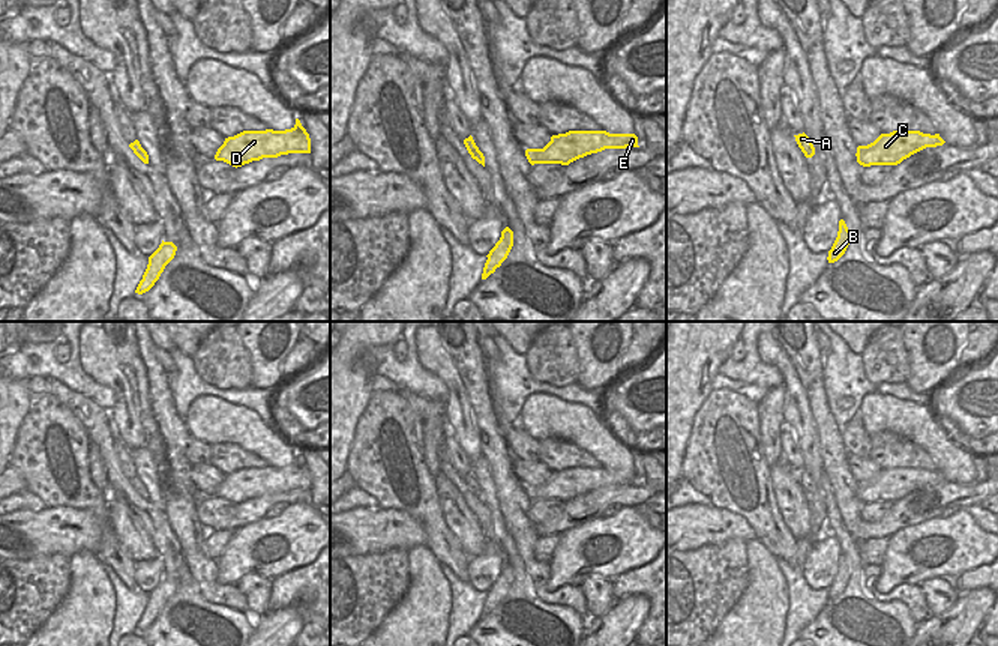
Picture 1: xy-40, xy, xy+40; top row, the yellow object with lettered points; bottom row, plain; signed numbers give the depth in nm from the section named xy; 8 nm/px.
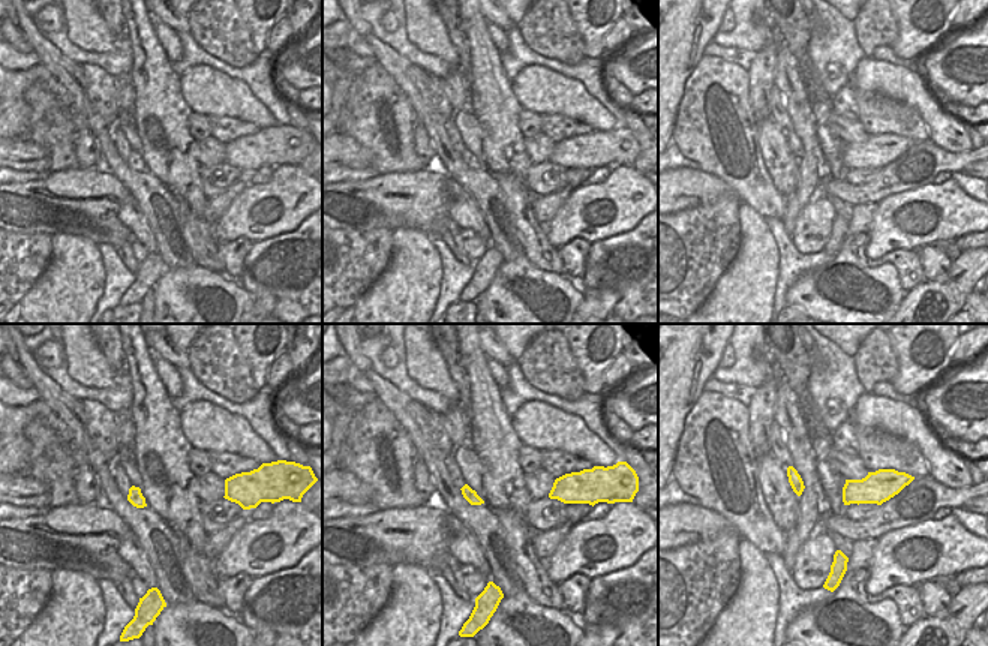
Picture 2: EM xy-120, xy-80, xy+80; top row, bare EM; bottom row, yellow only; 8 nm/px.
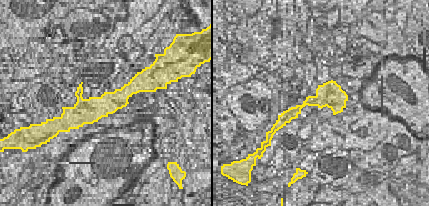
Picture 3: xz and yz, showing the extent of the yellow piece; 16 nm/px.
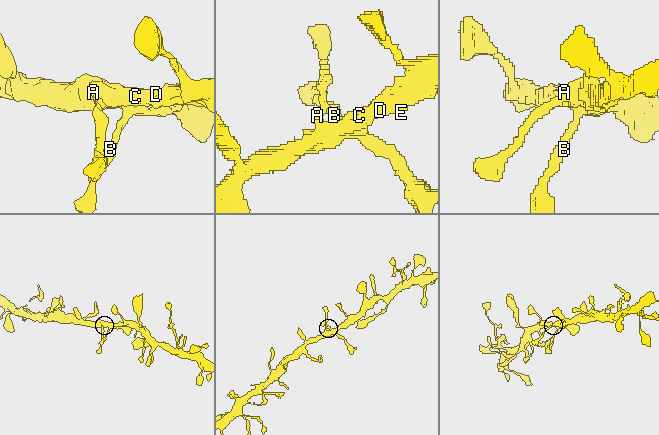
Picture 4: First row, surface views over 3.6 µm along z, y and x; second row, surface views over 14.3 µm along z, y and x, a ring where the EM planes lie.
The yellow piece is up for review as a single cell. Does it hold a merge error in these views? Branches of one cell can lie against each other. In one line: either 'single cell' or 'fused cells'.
single cell

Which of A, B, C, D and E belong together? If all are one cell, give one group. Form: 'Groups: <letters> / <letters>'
Groups: A B C D E

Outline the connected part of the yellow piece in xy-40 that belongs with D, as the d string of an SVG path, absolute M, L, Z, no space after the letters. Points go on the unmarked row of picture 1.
M300 457L285 467L243 467L225 475L215 496L233 503L242 503L263 494L278 494L288 490L311 490L311 475Z

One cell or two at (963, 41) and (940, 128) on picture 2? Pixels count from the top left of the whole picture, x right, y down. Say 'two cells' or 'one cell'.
two cells

